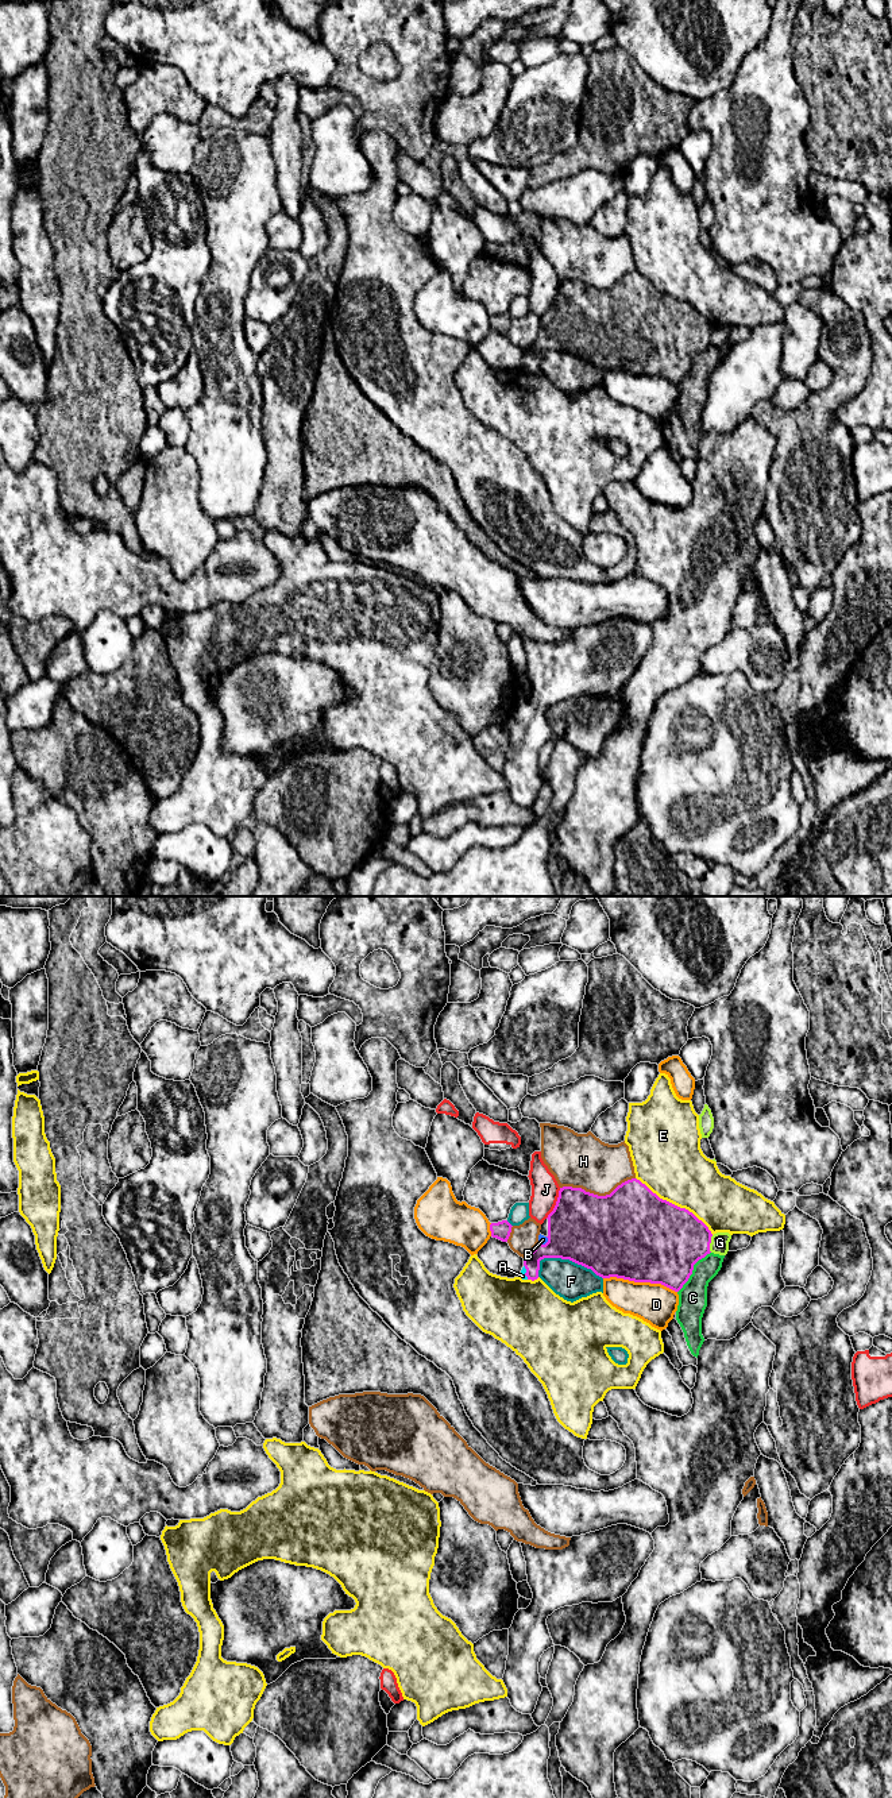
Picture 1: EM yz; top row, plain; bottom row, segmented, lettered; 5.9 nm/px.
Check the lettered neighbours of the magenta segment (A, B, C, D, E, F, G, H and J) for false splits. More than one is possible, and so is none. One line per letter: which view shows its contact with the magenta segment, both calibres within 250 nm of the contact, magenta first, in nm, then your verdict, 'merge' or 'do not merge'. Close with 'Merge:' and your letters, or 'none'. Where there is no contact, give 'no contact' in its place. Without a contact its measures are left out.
A: meets magenta in yz; 150 nm thick on the magenta side, 40 nm on the other; merge
B: meets magenta in yz; 420 nm thick on the magenta side, 50 nm on the other; merge
C: meets magenta in yz; 480 nm thick on the magenta side, 180 nm on the other; do not merge
D: meets magenta in yz; 500 nm thick on the magenta side, 240 nm on the other; do not merge
E: meets magenta in yz; 500 nm thick on the magenta side, 400 nm on the other; do not merge
F: meets magenta in yz; 440 nm thick on the magenta side, 220 nm on the other; do not merge
G: meets magenta in yz; 420 nm thick on the magenta side, 110 nm on the other; do not merge
H: meets magenta in yz; 480 nm thick on the magenta side, 320 nm on the other; do not merge
J: meets magenta in yz; 420 nm thick on the magenta side, 160 nm on the other; do not merge
Merge: A, B

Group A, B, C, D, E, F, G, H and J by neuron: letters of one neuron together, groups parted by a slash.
A B / C / D / E / F / G / H / J

